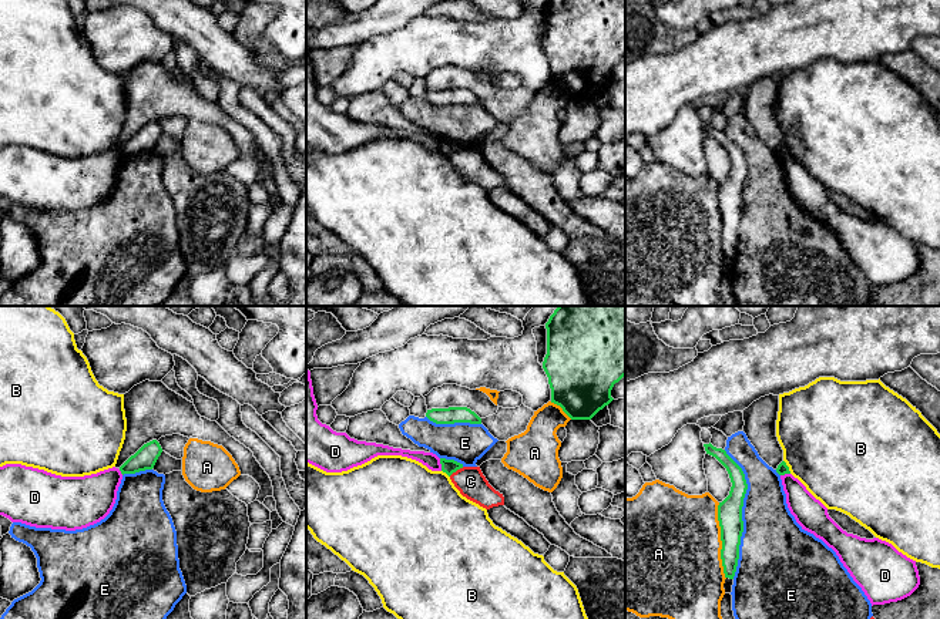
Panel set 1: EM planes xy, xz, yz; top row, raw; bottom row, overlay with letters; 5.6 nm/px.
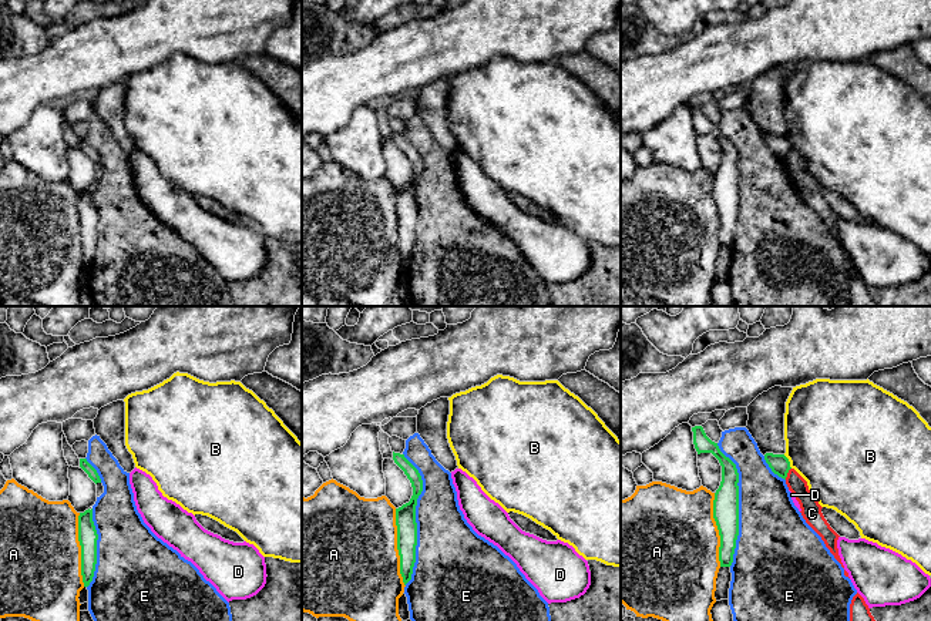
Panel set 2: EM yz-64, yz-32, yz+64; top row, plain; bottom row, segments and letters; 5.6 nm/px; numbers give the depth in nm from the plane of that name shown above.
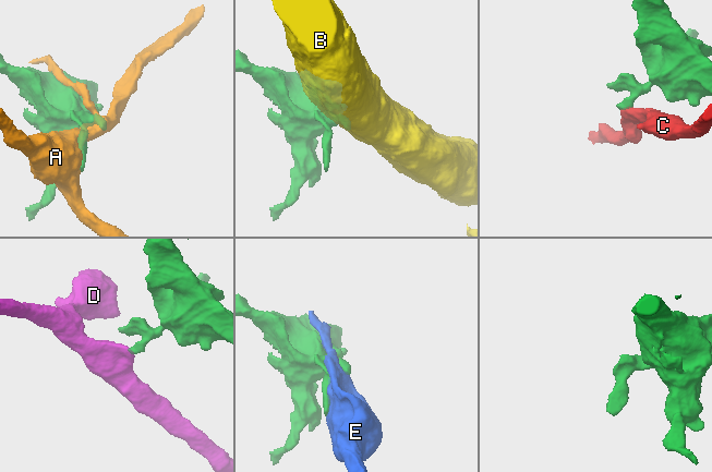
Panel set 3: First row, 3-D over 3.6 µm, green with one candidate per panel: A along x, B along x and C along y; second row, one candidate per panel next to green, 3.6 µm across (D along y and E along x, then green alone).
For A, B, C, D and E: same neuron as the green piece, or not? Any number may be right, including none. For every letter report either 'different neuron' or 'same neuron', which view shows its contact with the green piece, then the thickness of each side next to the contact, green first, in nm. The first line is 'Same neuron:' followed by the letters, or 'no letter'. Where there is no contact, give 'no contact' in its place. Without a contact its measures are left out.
Same neuron: no letter
A: different neuron | yz | 140/500 nm
B: different neuron | yz | 70/500 nm
C: different neuron | xz | 80/160 nm
D: different neuron | xz | 80/90 nm
E: different neuron | yz | 140/360 nm

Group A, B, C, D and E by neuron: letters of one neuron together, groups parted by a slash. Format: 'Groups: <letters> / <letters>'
Groups: A / B D / C / E

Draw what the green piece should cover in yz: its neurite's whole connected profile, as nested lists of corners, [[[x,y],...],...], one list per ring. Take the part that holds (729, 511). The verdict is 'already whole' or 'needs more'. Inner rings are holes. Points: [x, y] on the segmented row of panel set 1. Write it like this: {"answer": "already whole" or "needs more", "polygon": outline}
{"answer": "already whole", "polygon": [[[704,444],[706,454],[715,457],[728,471],[732,487],[729,495],[718,505],[718,521],[721,527],[721,559],[725,578],[733,579],[739,545],[743,532],[742,507],[748,490],[742,468],[726,454],[725,450]]]}

